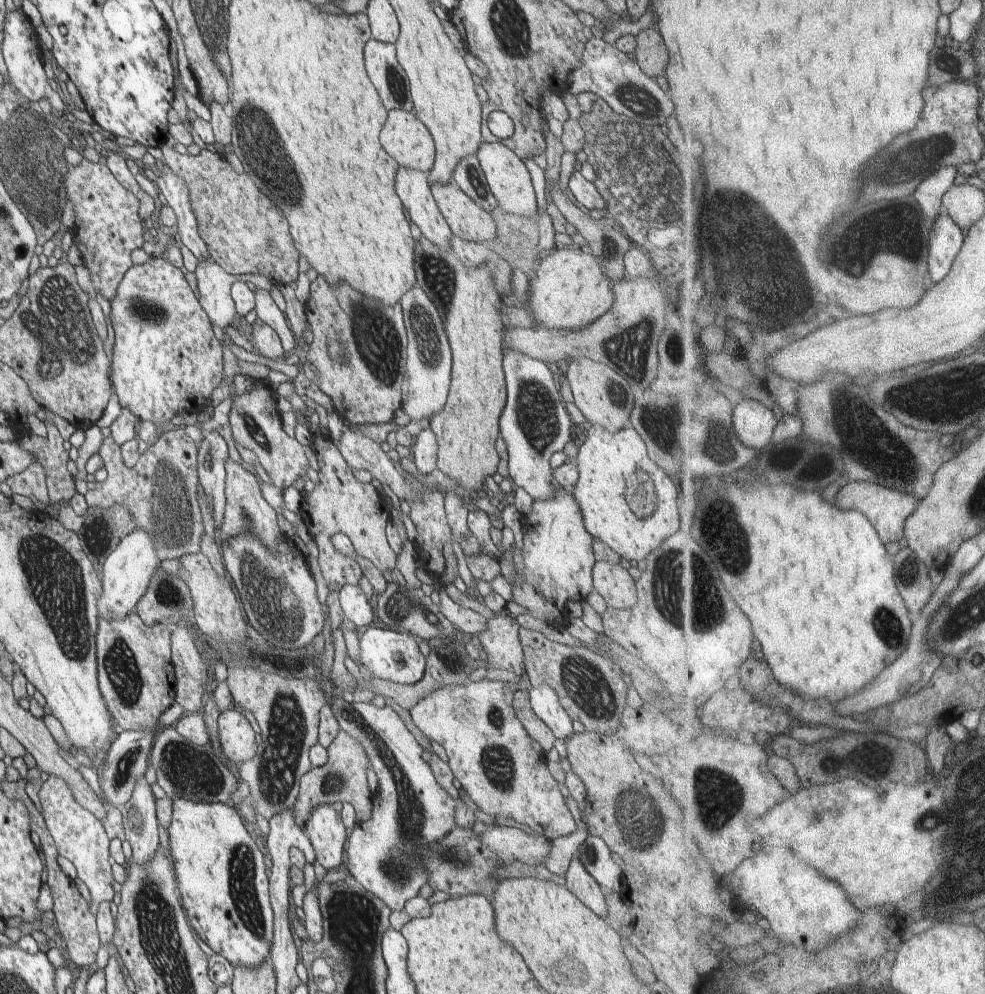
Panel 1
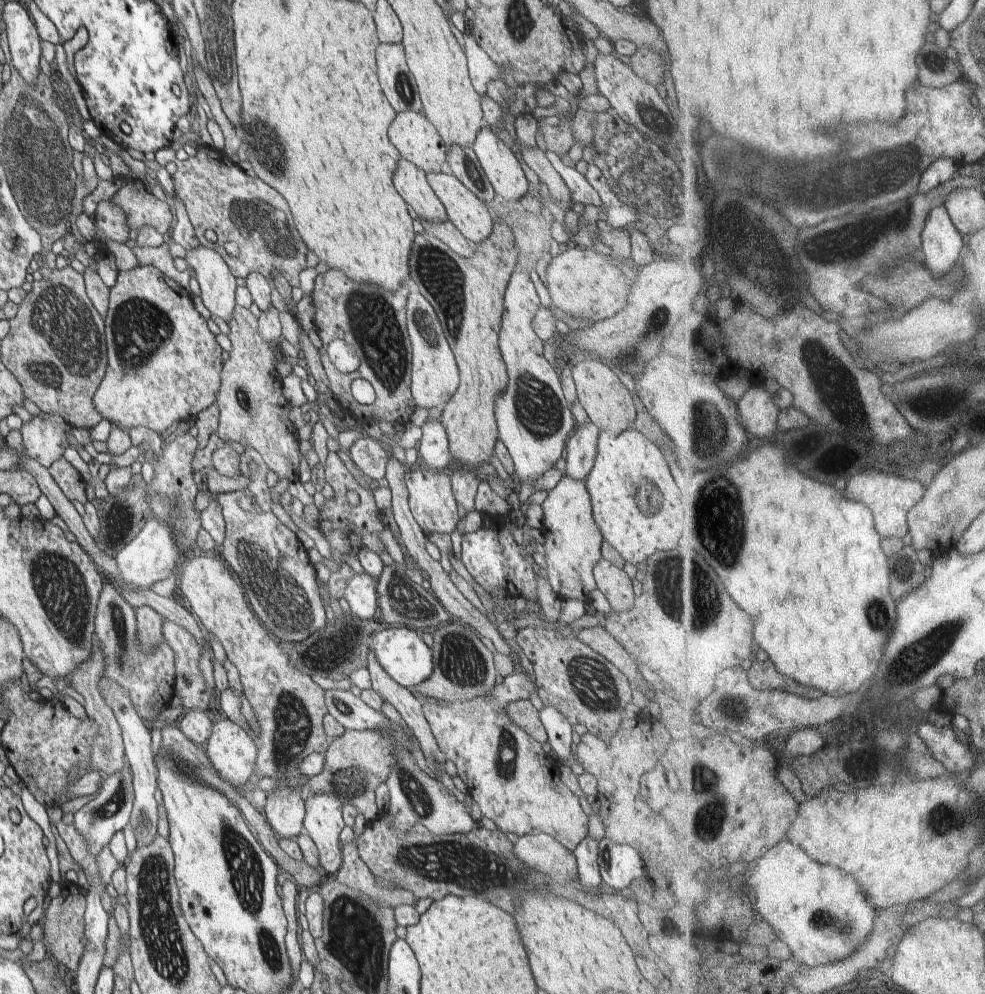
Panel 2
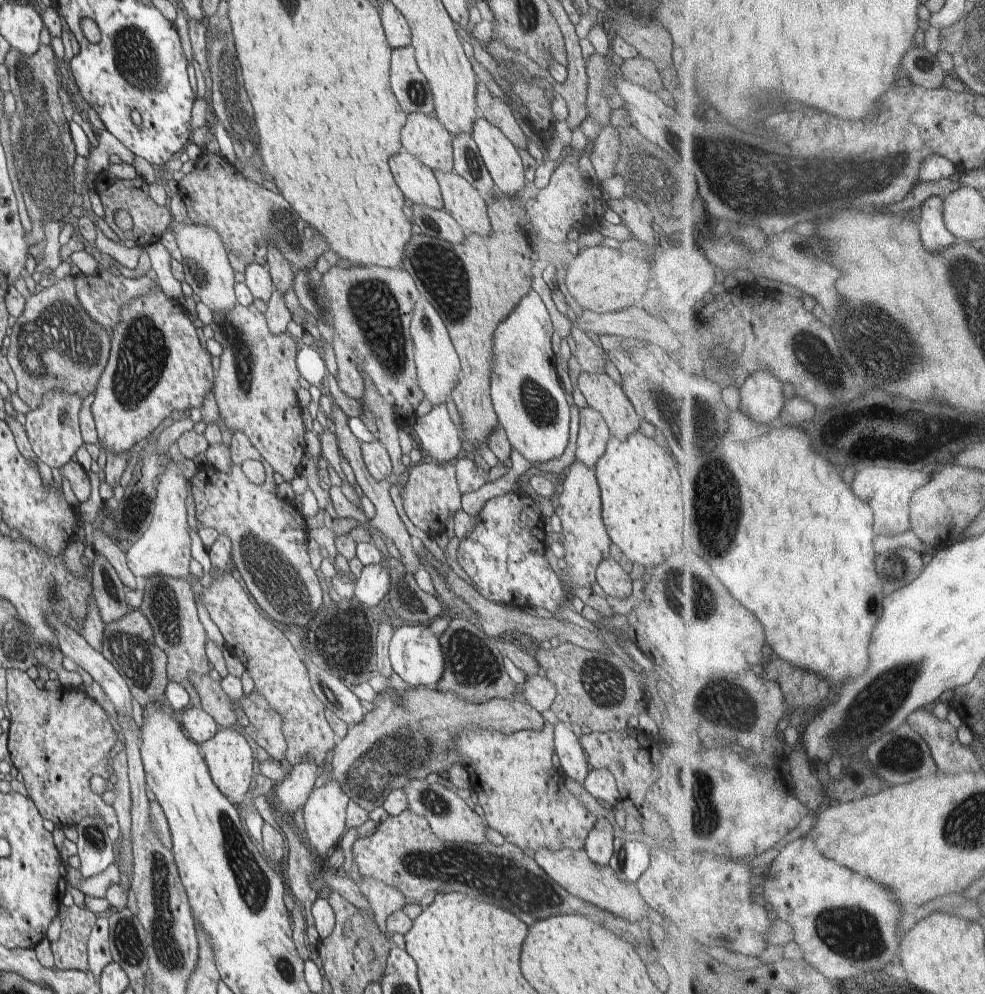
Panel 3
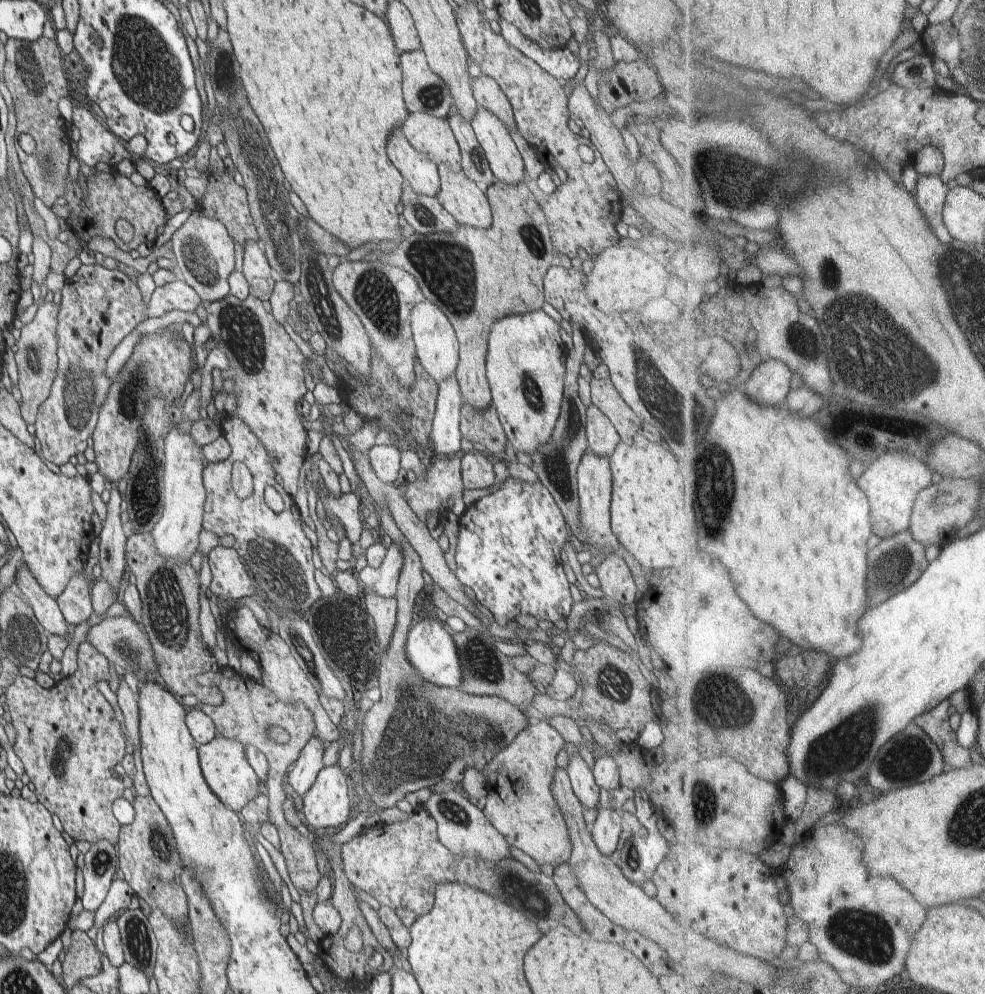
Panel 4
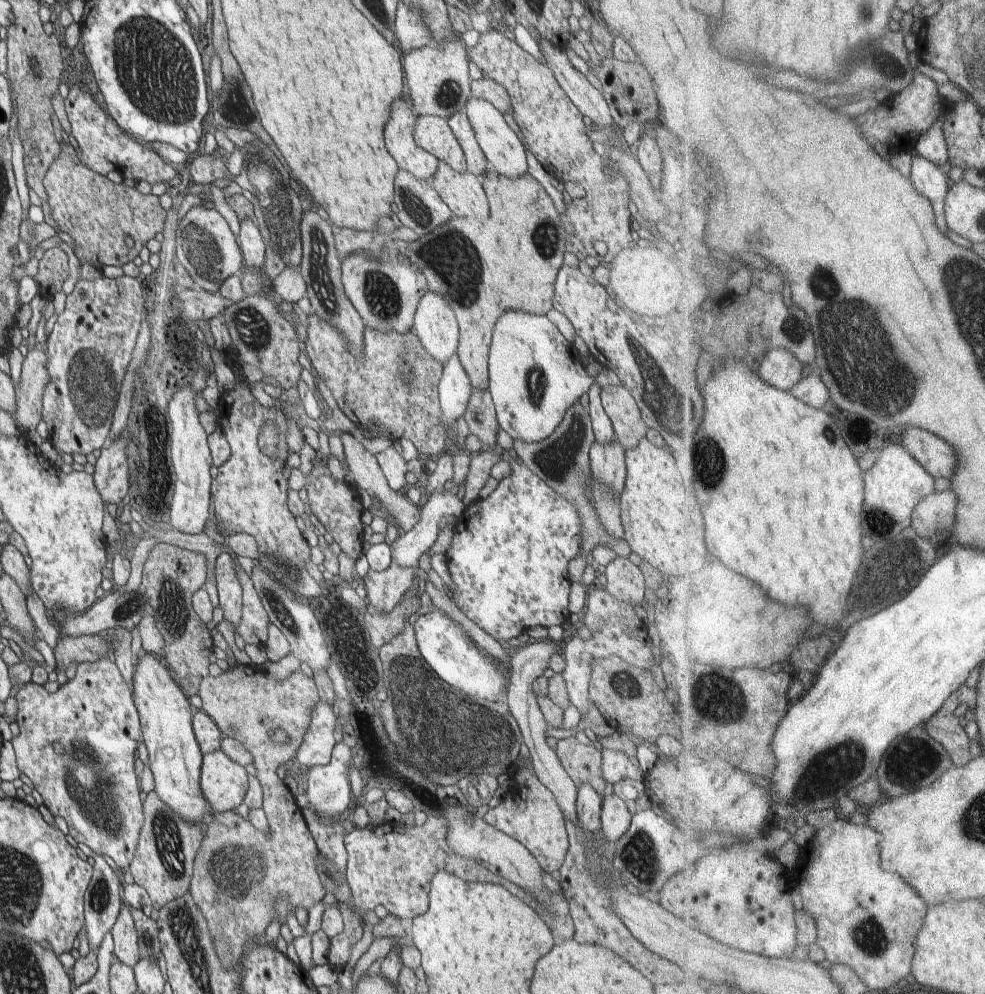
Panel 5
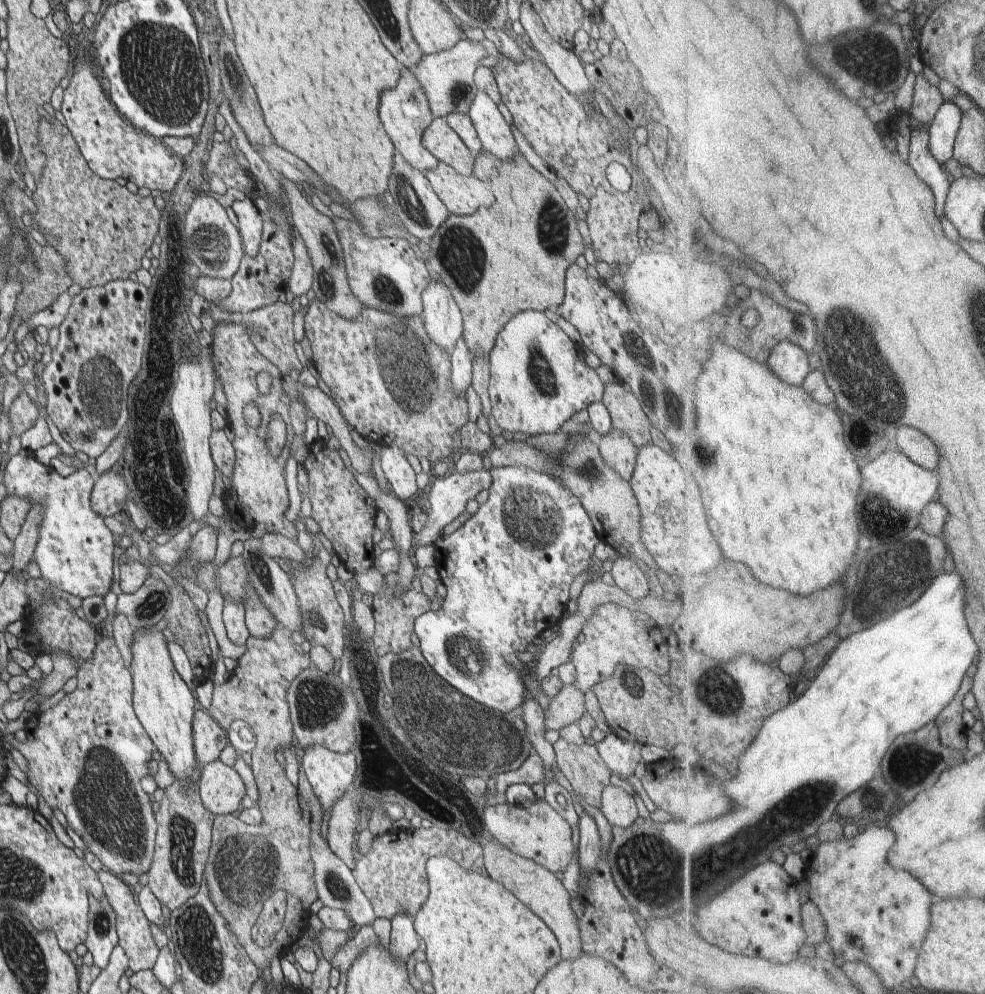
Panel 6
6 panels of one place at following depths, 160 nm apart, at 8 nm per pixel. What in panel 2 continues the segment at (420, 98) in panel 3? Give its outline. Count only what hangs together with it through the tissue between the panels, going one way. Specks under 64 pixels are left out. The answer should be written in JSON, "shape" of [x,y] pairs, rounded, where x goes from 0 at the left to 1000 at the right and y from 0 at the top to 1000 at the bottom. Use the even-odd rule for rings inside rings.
{"shape":[[[386,43],[382,60],[385,81],[402,113],[428,113],[425,89],[421,76],[414,68],[408,43]]]}

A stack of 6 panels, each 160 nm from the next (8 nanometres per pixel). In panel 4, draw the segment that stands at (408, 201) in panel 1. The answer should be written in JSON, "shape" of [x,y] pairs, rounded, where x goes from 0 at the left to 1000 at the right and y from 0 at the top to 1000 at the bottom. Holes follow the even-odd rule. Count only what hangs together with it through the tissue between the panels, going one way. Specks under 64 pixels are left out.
{"shape":[[[404,126],[396,134],[392,153],[397,164],[423,194],[444,197],[448,188],[444,165],[414,143],[408,127]]]}

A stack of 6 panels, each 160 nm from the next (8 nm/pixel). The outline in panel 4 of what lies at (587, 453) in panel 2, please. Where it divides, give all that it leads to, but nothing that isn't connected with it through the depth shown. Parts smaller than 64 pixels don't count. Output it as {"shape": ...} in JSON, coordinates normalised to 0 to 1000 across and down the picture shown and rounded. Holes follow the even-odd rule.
{"shape":[[[603,406],[596,409],[593,433],[597,453],[607,459],[619,460],[630,444],[621,424]]]}

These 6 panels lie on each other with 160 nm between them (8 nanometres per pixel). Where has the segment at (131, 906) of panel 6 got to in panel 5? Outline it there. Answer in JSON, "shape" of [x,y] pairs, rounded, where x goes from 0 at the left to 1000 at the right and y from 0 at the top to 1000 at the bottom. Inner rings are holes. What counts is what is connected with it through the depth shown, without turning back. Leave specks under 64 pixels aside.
{"shape":[[[123,907],[121,921],[113,936],[116,945],[116,960],[123,969],[136,974],[143,966],[141,940],[137,933],[134,913]]]}

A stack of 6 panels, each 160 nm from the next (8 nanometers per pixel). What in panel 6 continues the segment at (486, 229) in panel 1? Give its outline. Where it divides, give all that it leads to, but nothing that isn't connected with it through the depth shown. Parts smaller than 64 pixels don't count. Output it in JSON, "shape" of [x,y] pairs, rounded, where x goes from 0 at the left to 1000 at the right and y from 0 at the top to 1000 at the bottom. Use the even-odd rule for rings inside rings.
{"shape":[[[451,162],[430,174],[457,215],[471,217],[499,205],[499,192],[490,182],[479,176],[468,176]]]}

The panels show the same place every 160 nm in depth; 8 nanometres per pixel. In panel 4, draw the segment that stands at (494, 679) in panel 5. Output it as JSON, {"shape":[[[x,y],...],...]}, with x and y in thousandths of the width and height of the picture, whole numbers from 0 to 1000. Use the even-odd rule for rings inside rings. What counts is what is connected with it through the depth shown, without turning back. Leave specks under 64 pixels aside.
{"shape":[[[436,618],[423,623],[413,640],[412,658],[415,667],[428,682],[437,688],[458,693],[467,692],[470,687],[470,674],[466,656],[459,642],[458,635],[446,618]]]}

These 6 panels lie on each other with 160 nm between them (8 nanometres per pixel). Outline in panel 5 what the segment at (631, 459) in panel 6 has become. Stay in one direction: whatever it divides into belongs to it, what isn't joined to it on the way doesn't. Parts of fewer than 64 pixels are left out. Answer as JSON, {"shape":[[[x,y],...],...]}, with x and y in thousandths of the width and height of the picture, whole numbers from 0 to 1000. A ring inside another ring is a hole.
{"shape":[[[623,441],[618,446],[603,446],[598,453],[601,479],[622,491],[624,496],[632,494],[637,469],[635,451]]]}

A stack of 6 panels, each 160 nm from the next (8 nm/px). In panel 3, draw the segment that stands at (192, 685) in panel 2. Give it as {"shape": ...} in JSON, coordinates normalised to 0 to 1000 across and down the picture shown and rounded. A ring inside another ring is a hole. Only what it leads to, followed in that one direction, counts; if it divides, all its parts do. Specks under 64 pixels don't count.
{"shape":[[[152,579],[142,584],[145,606],[141,614],[150,622],[156,636],[156,648],[170,661],[170,685],[183,688],[193,703],[193,710],[203,711],[203,700],[193,686],[193,678],[210,678],[213,666],[209,659],[210,638],[201,622],[197,598],[190,581]]]}

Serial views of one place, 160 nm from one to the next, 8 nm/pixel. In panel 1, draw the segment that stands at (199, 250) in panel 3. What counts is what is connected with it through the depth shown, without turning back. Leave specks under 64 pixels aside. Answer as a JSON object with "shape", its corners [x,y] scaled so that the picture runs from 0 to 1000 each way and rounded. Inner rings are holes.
{"shape":[[[215,260],[200,263],[198,277],[201,284],[202,303],[214,325],[226,331],[238,327],[242,316],[235,290],[240,280],[232,277]]]}

